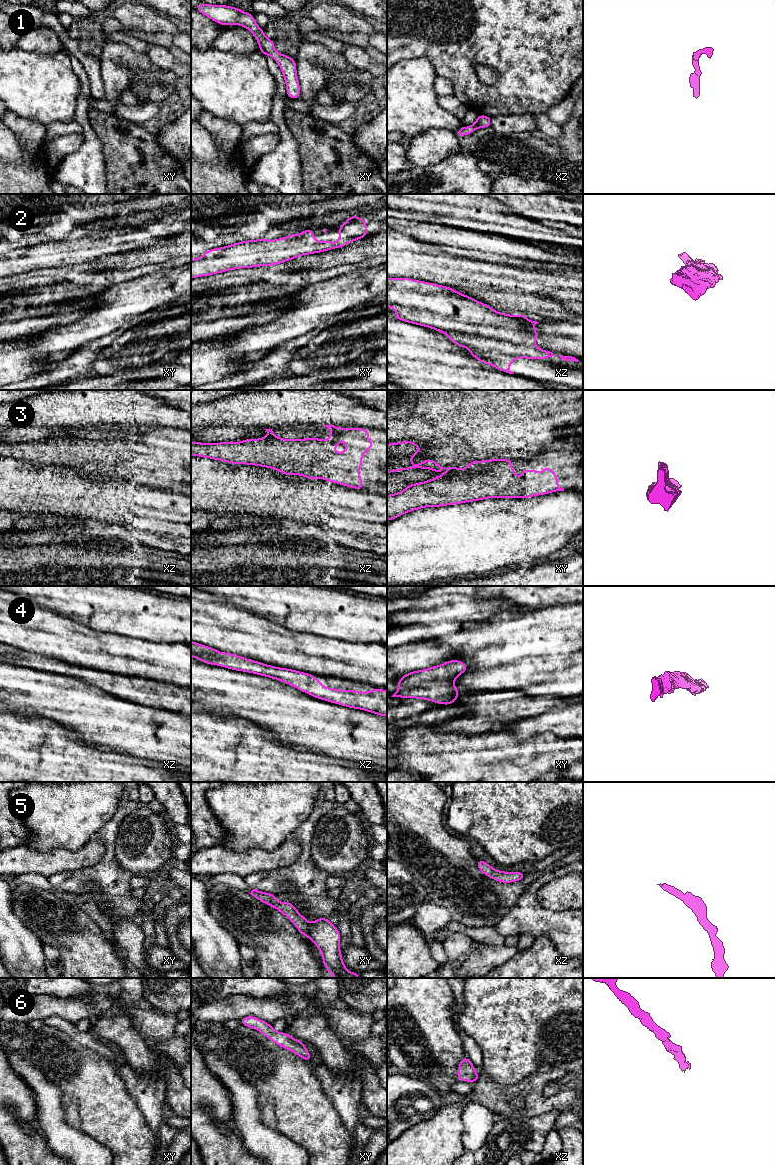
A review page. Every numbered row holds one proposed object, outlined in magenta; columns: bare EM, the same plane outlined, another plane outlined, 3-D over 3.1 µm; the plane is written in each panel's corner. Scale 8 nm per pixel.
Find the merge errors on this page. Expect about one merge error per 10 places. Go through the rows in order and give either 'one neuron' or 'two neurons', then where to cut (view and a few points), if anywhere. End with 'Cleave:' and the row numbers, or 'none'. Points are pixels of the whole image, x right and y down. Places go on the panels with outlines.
1: one neuron; no cut
2: one neuron; no cut
3: one neuron; no cut
4: one neuron; no cut
5: one neuron; no cut
6: one neuron; no cut
Cleave: none

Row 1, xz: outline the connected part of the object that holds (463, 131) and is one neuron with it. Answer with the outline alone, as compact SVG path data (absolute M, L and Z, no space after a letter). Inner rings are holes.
M479 114L474 124L469 127L461 126L456 135L461 137L473 133L476 129L491 127L491 118L492 117Z

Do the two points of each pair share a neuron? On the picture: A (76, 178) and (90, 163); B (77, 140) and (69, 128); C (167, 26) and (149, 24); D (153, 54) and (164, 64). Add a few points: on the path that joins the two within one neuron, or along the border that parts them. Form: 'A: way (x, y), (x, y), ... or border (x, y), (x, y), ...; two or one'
A: way (80, 174), (86, 167); one
B: border (82, 133), (67, 133), (49, 139); two
C: way (163, 24), (153, 24); one
D: way (156, 56), (161, 61); one

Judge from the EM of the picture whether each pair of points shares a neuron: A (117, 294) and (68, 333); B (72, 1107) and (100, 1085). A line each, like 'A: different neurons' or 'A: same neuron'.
A: same neuron
B: different neurons

